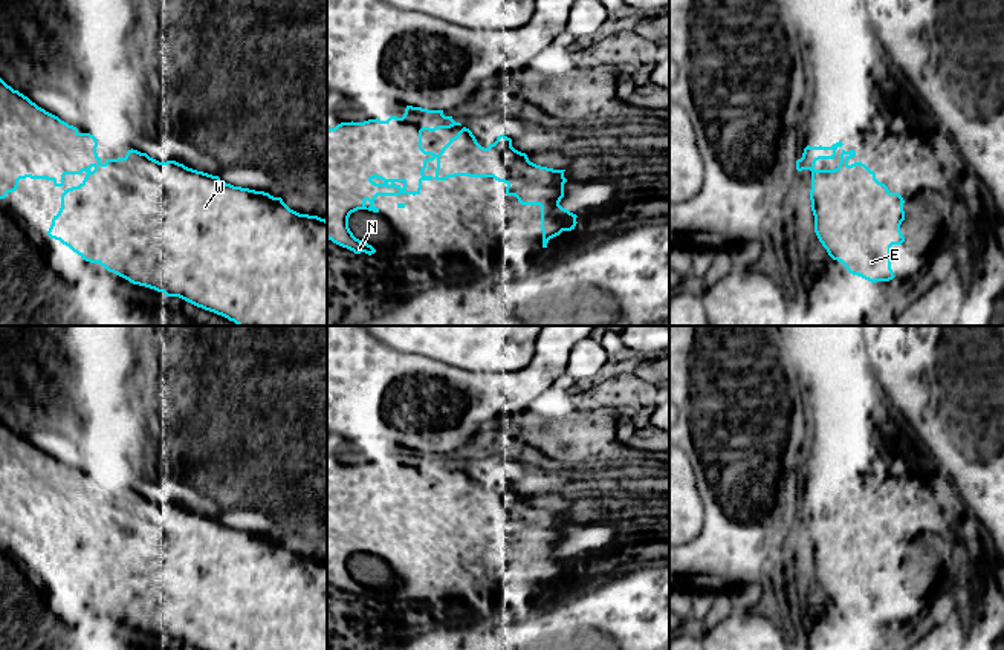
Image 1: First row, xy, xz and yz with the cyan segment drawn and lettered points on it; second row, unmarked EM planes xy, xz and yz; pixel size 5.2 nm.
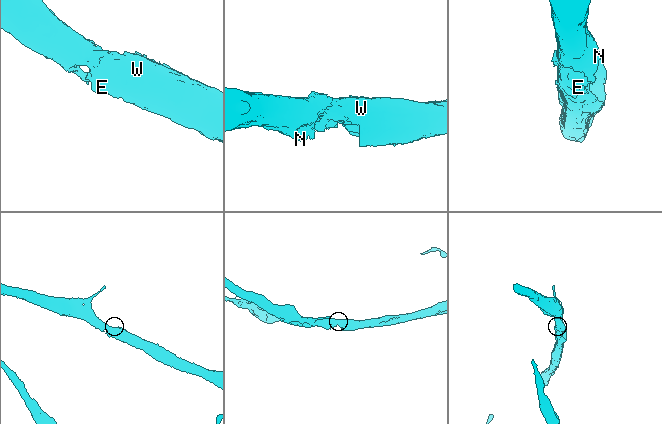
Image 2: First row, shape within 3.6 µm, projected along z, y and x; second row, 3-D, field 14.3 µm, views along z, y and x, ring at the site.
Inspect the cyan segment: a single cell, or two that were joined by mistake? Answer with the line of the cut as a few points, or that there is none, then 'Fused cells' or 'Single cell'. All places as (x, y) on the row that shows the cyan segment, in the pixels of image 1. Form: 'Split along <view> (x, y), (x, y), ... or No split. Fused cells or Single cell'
No split. Single cell

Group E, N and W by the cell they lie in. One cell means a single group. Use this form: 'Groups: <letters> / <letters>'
Groups: E N W

